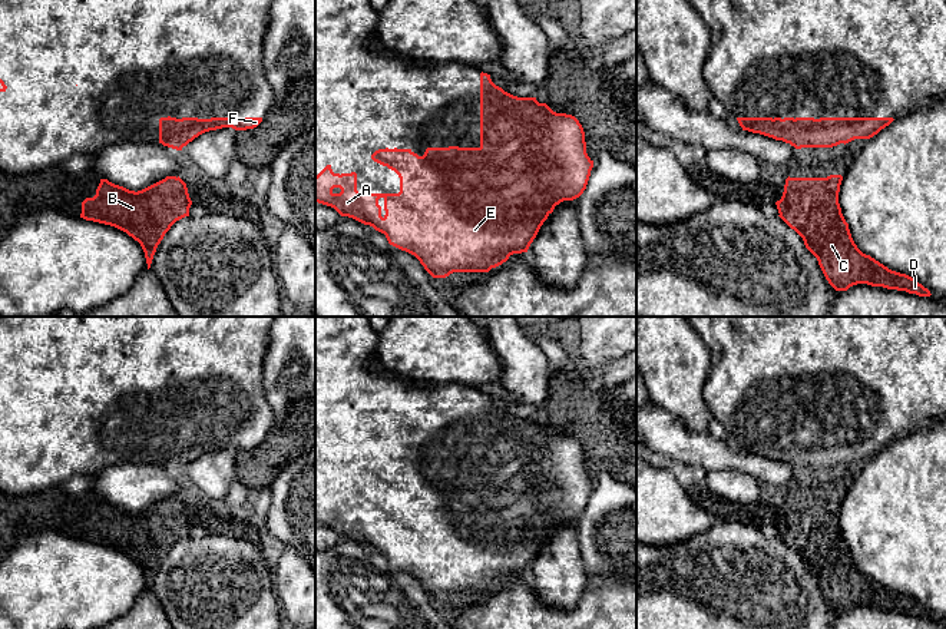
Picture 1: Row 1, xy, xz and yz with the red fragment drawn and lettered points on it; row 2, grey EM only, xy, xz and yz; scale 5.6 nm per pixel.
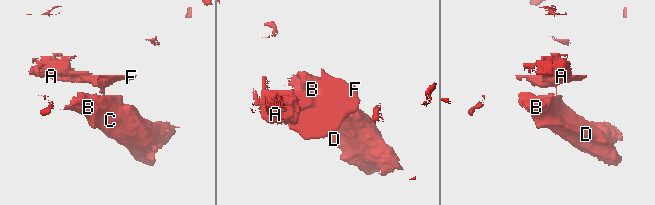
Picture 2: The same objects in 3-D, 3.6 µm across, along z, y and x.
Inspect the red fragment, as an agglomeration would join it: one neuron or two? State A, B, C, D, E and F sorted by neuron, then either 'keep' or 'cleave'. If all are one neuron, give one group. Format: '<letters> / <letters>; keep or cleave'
A / B C D E F; cleave

